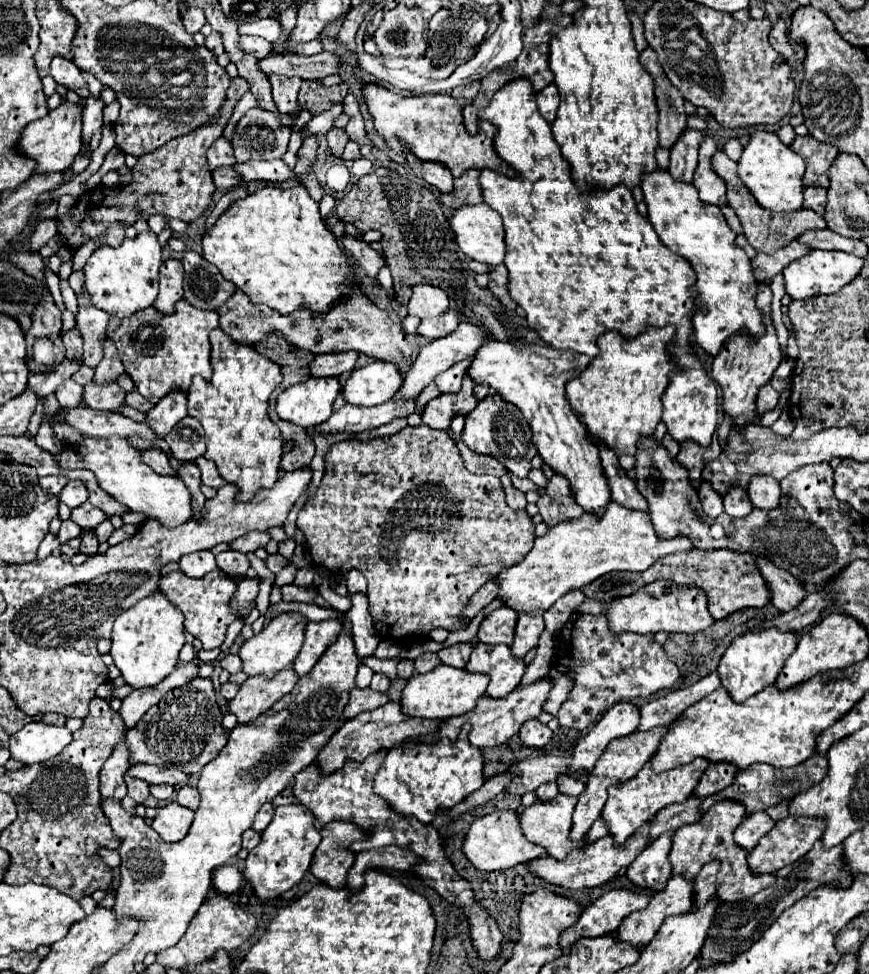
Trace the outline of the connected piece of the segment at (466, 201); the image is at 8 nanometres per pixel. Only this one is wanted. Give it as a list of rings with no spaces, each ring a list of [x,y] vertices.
[[[469,169],[461,177],[455,179],[455,191],[449,195],[441,195],[441,201],[453,209],[461,205],[475,205],[483,203],[481,187],[479,187],[479,171]]]

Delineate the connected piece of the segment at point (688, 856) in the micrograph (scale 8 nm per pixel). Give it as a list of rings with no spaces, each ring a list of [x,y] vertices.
[[[721,799],[709,807],[701,815],[699,821],[689,823],[681,829],[675,831],[673,837],[673,847],[669,853],[669,861],[673,863],[673,875],[683,875],[685,879],[695,879],[695,875],[701,871],[701,867],[707,861],[719,859],[721,861],[721,871],[717,873],[717,895],[725,903],[735,903],[743,899],[751,899],[755,893],[771,887],[777,881],[777,873],[755,873],[747,865],[747,849],[743,851],[741,845],[735,843],[733,831],[745,817],[745,807],[743,803],[737,803],[733,799]]]

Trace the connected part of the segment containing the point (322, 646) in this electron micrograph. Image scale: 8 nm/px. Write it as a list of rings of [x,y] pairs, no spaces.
[[[327,619],[327,621],[309,621],[305,629],[305,643],[299,651],[293,669],[299,673],[299,677],[307,675],[313,665],[319,661],[319,657],[327,651],[329,645],[337,641],[337,635],[343,631],[343,625],[339,619]]]

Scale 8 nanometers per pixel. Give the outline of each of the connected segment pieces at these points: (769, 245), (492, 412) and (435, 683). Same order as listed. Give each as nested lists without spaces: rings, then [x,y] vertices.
[[[717,149],[715,155],[711,157],[711,165],[713,171],[717,171],[717,175],[727,183],[727,205],[735,209],[737,217],[741,219],[743,225],[743,233],[747,237],[747,241],[755,247],[755,251],[763,251],[763,253],[773,253],[781,247],[785,247],[787,243],[791,243],[797,235],[801,235],[807,229],[825,229],[827,223],[821,215],[817,215],[811,209],[799,209],[799,211],[791,211],[791,213],[779,213],[773,215],[771,211],[765,211],[763,207],[759,207],[753,197],[749,195],[749,191],[745,187],[737,187],[737,163],[731,161],[723,149]]]
[[[487,395],[465,417],[465,429],[461,439],[473,451],[483,455],[493,455],[495,459],[499,459],[519,479],[525,479],[529,475],[531,459],[537,455],[537,447],[531,441],[531,427],[527,425],[523,413],[513,403],[503,401],[499,395]]]
[[[437,665],[433,671],[425,675],[413,675],[401,697],[403,711],[411,717],[421,717],[421,719],[449,719],[457,717],[465,711],[471,711],[477,703],[477,699],[485,693],[489,685],[489,675],[485,673],[471,673],[467,669],[457,669],[457,667],[447,667],[447,665]]]

